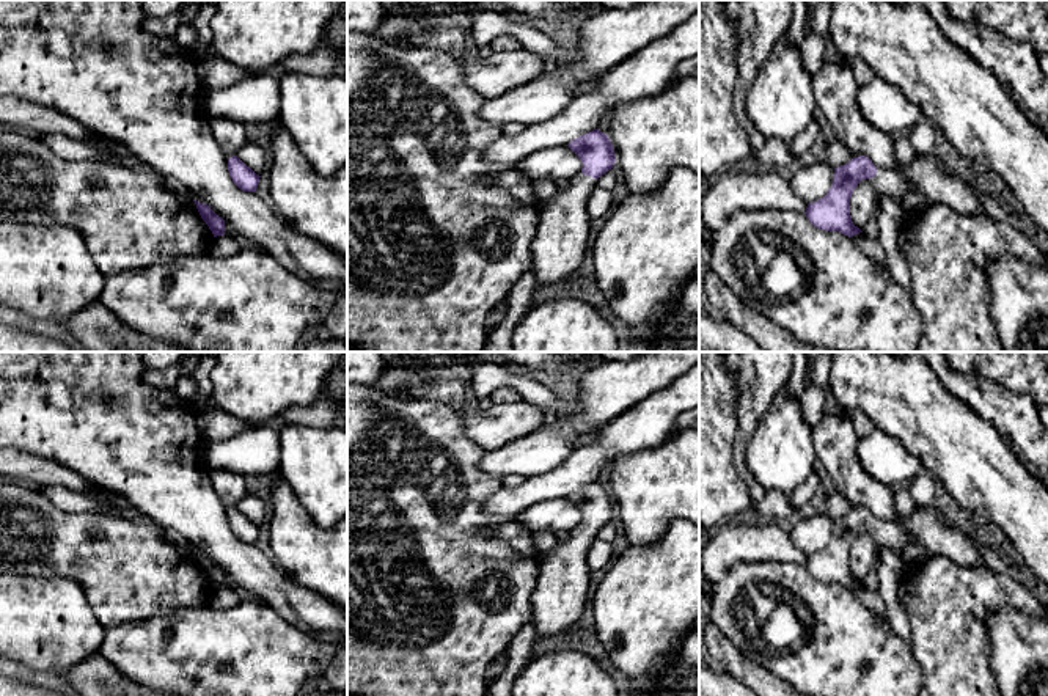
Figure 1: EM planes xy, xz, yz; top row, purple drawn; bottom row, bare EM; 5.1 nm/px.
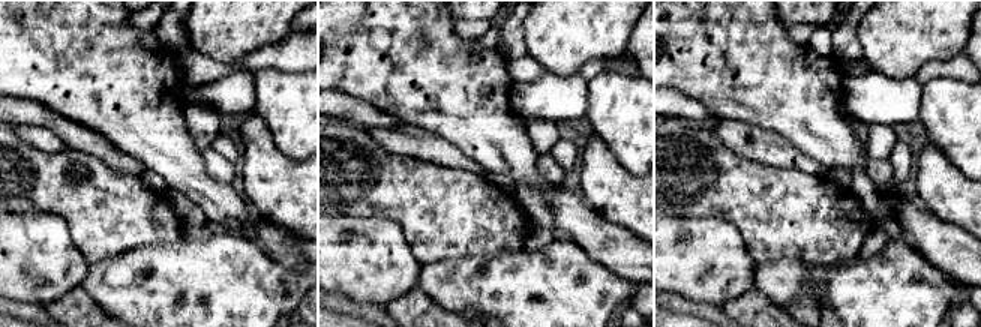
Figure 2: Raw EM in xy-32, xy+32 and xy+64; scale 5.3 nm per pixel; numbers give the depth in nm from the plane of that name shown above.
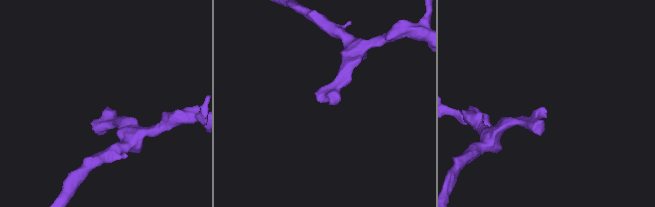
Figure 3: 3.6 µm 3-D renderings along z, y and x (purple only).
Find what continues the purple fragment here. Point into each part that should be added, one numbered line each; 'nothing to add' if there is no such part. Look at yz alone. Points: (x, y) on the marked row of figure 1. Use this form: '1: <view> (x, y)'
1: yz (937, 183)

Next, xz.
1: xz (560, 247)

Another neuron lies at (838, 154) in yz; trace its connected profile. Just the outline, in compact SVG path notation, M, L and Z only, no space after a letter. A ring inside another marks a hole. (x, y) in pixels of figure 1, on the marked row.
M837 140L826 141L826 154L828 154L828 163L833 168L845 165L847 162L853 159L848 149Z

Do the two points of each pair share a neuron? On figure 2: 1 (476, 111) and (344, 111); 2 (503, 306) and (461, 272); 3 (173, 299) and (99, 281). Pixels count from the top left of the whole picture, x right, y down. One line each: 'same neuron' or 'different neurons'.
1: different neurons
2: same neuron
3: same neuron

